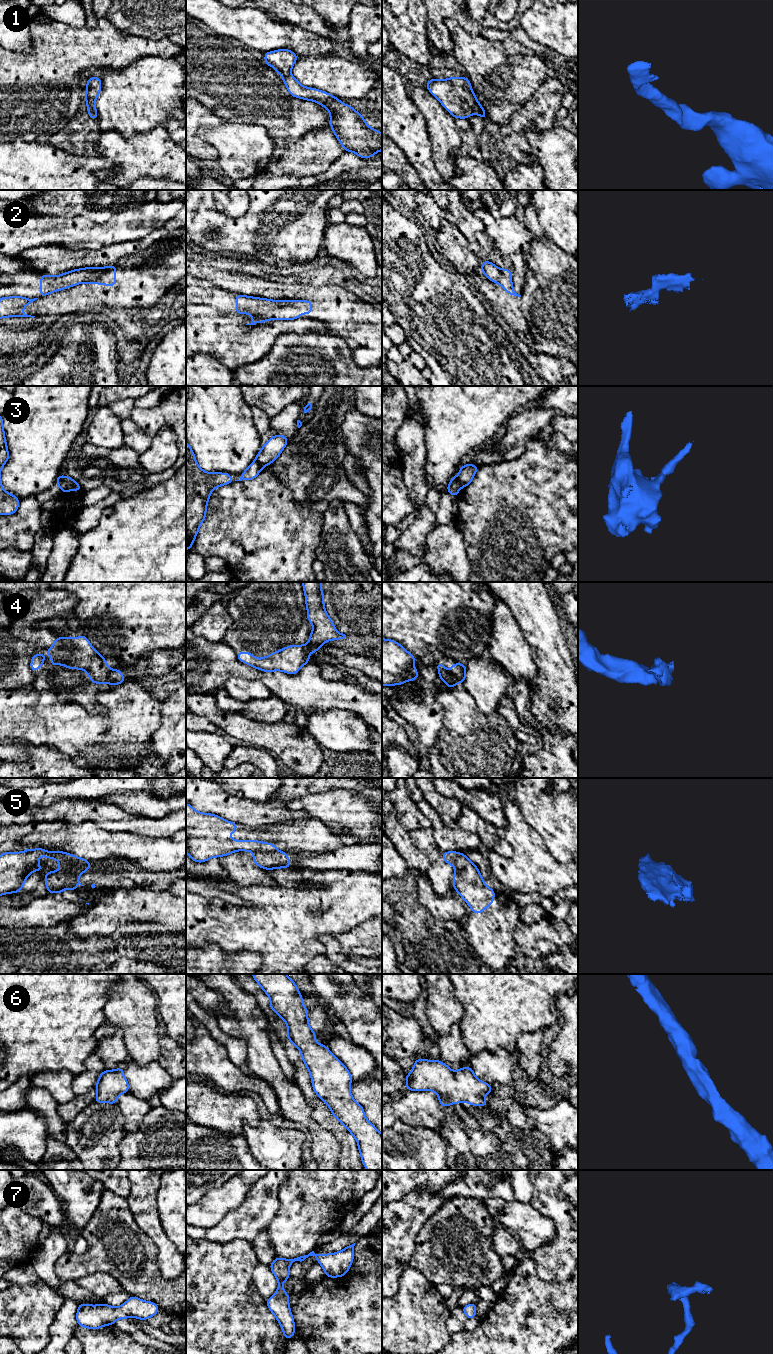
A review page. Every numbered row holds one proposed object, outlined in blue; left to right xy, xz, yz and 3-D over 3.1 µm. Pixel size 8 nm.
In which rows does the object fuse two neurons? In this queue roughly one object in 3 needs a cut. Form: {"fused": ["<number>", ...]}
{"fused": ["2", "3", "4", "5"]}

